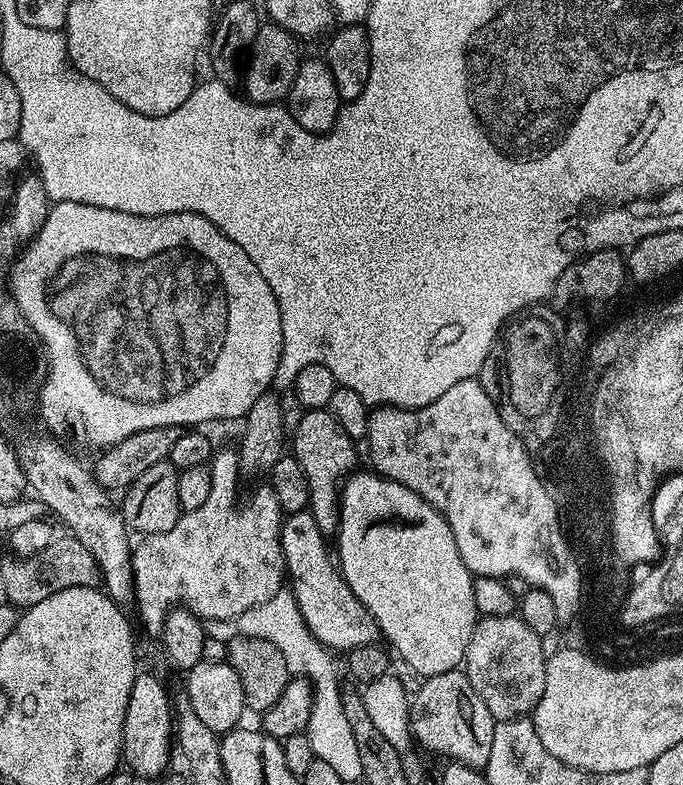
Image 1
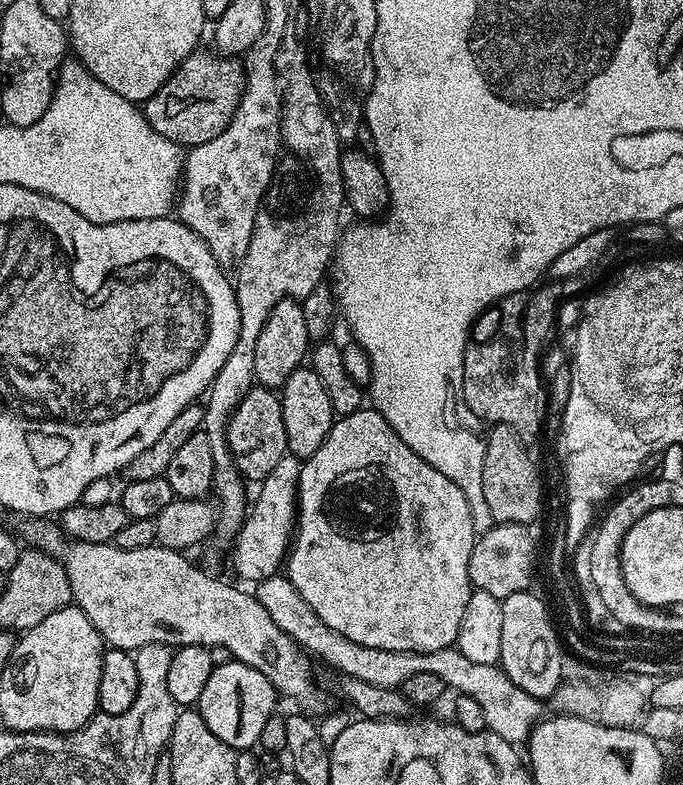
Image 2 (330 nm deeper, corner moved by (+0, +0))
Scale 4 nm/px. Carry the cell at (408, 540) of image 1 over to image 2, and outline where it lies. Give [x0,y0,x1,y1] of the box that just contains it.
[286,406,478,652]

